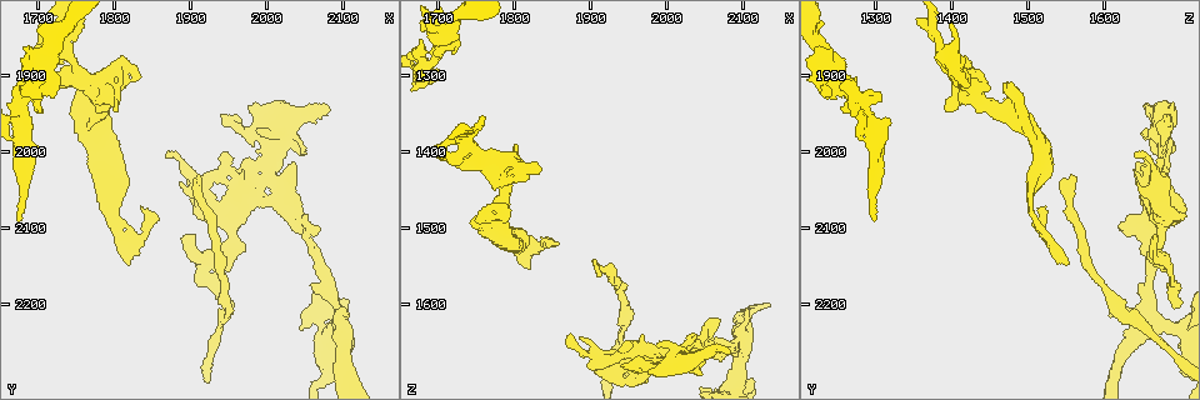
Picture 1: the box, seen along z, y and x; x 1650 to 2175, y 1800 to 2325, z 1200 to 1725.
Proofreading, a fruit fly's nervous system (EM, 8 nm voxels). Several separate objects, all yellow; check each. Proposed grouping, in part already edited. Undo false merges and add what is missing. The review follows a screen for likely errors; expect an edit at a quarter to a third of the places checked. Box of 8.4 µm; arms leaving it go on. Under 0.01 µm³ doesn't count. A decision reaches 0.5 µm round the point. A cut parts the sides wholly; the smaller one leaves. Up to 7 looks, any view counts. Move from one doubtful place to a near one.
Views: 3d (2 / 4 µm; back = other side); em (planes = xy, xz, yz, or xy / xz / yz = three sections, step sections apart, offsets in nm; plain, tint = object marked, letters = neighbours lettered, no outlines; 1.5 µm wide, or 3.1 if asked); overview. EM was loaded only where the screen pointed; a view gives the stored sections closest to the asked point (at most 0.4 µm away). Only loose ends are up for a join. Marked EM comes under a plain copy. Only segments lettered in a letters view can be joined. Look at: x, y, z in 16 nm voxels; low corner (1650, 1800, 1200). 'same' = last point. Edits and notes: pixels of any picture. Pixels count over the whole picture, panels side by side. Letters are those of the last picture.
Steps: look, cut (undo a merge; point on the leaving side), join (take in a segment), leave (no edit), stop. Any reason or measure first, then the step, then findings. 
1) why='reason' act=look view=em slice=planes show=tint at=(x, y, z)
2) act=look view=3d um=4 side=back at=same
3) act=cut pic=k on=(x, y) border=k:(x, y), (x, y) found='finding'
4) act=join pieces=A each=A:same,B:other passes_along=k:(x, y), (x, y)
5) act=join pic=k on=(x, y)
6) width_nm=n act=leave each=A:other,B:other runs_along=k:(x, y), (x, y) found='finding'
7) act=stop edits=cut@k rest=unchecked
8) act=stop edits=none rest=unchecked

why='tapers out' act=look view=em slice=xy step=8 show=letters at=(1910, 2030, 1560)

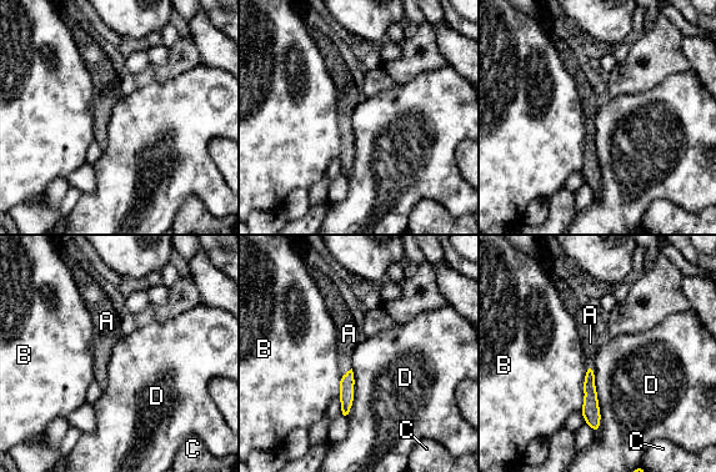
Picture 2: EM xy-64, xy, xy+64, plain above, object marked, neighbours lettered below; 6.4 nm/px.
act=look view=em slice=planes show=letters at=same

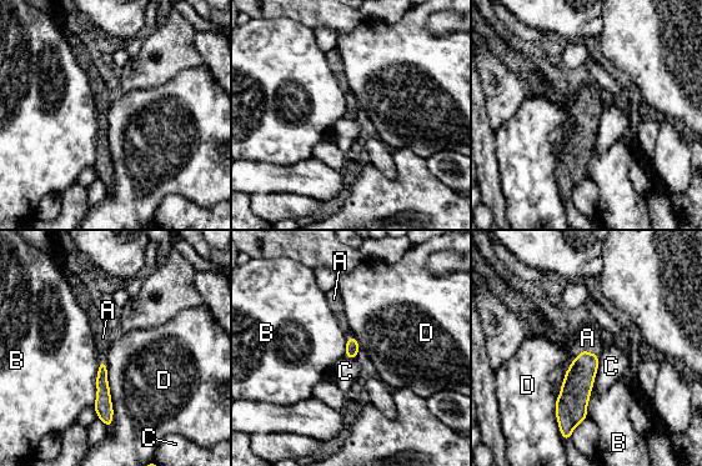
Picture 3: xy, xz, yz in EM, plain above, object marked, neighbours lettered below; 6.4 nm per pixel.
longest_contact=D:440nm act=join pic=3 on=(587, 337) each=A:same,B:other,C:other,D:other passes_along=3:(577, 385), (583, 350), (587, 337) found='it goes on there'

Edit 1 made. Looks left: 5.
why='branch point' act=look view=em slice=xz step=4 show=letters at=(2060, 2120, 1660)

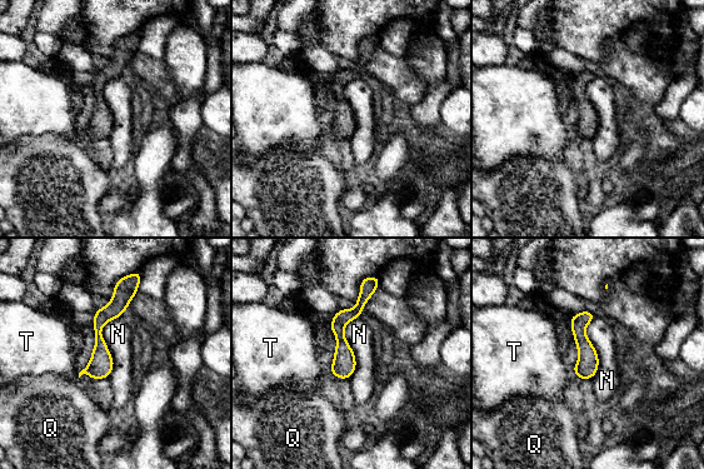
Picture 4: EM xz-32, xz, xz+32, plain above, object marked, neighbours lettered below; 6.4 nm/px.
act=leave each=N:other,Q:other,T:other runs_along=4:(133, 292), (98, 324), (94, 375) found='one neuron here'

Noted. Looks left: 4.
act=look view=3d um=4 at=(1930, 2135, 1670)

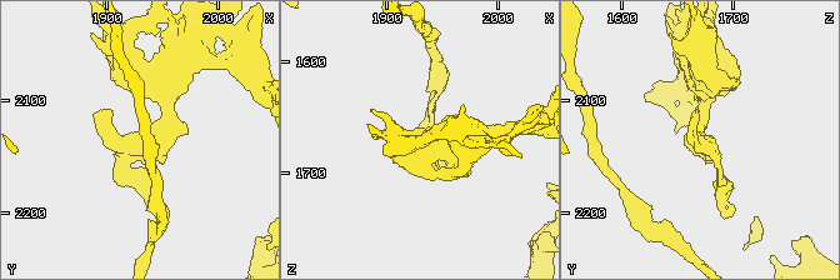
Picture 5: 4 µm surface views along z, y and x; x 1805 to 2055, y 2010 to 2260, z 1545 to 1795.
act=look view=em slice=planes show=letters at=(1928, 2132, 1672)

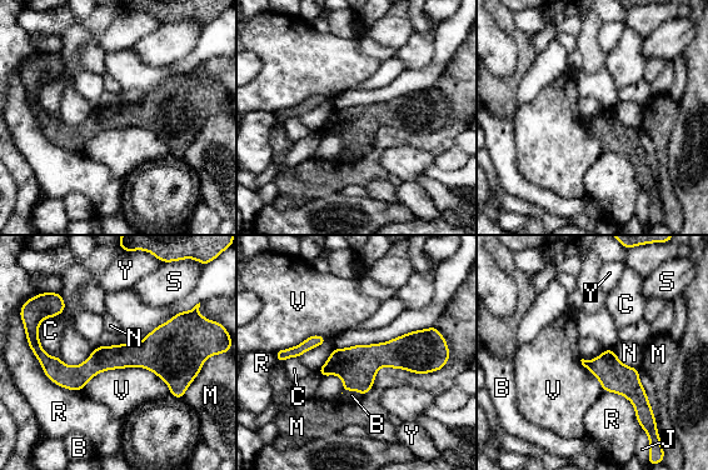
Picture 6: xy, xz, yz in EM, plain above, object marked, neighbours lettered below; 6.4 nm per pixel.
longest_contact=V:600nm act=leave each=B:other,C:other,J:other,M:other,N:other,R:other,S:other,V:other,Y:other border=6:(322, 376), (338, 375), (343, 391) found='all the same neuron'

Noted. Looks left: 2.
act=stop edits=join@3 rest=unchecked

